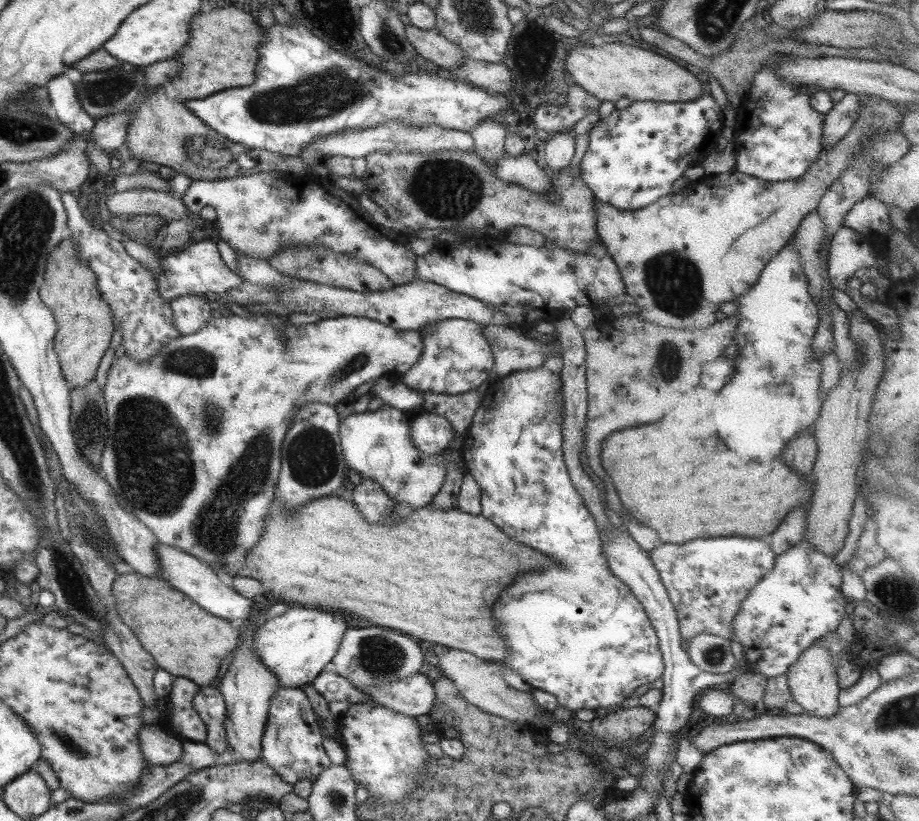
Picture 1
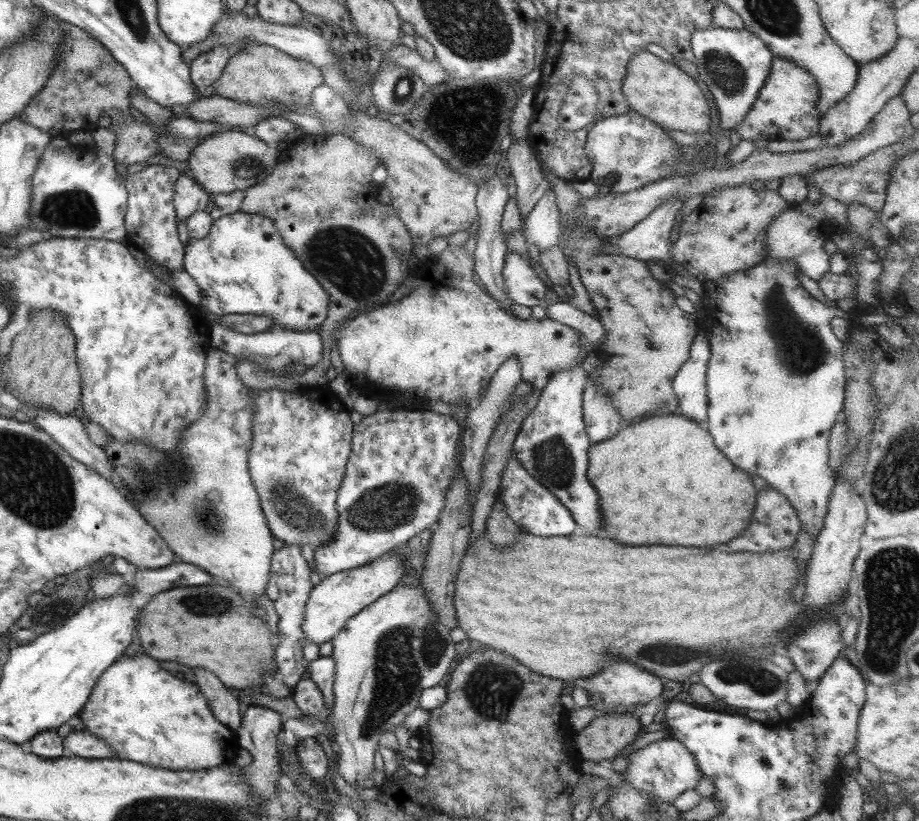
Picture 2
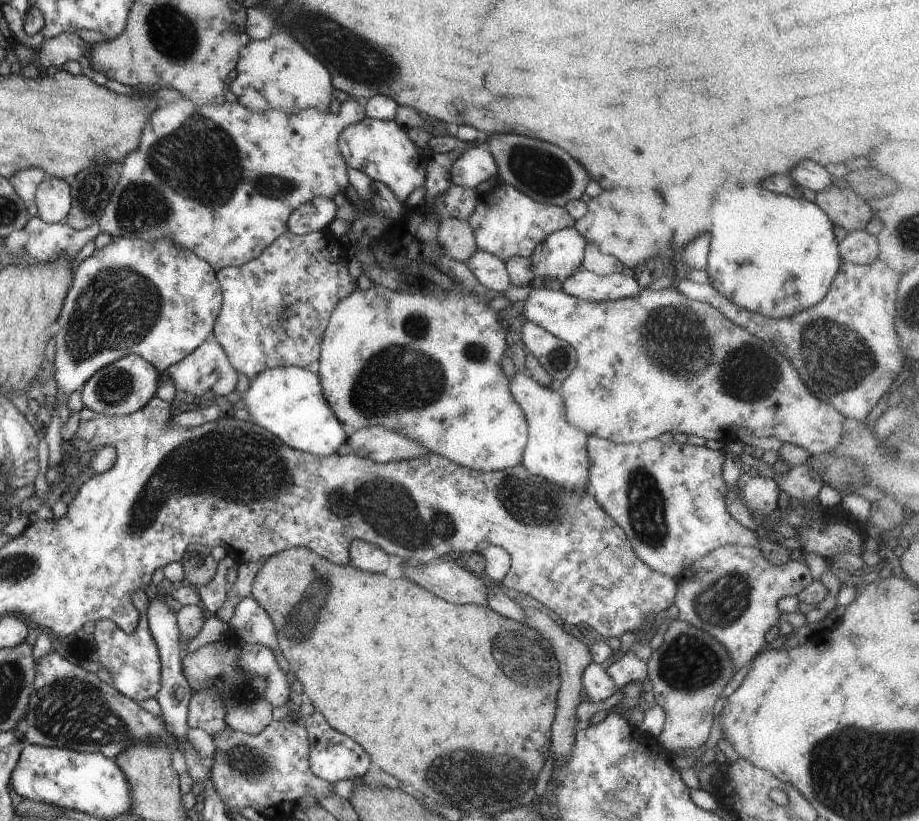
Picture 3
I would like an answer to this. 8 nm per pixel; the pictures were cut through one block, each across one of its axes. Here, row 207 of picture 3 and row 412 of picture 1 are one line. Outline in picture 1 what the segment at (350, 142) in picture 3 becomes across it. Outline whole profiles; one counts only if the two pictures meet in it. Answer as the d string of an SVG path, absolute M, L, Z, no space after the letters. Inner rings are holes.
M387 377L377 378L369 393L379 398L383 404L396 408L402 413L423 404L421 391L407 388L402 382L391 381Z

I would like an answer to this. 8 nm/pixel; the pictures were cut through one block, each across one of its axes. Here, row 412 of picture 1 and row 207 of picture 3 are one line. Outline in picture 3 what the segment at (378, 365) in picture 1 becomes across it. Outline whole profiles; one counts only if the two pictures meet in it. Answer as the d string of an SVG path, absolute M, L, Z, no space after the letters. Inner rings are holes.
M189 99L177 100L176 102L157 102L158 107L145 121L140 134L139 148L131 154L124 156L125 160L119 162L119 174L114 189L110 194L107 206L98 220L100 232L105 232L111 238L126 238L129 240L141 239L142 241L156 241L165 239L183 249L190 250L197 258L207 262L216 272L221 267L238 267L252 258L255 258L274 238L288 231L286 221L293 209L300 204L311 200L314 196L321 195L333 198L337 192L344 192L348 185L347 166L337 146L338 134L347 126L359 122L364 116L364 106L354 99L344 100L340 103L340 111L337 114L330 112L322 113L315 109L303 109L297 114L288 115L282 110L270 110L266 113L256 113L247 110L239 103L223 101L217 104L193 104Z

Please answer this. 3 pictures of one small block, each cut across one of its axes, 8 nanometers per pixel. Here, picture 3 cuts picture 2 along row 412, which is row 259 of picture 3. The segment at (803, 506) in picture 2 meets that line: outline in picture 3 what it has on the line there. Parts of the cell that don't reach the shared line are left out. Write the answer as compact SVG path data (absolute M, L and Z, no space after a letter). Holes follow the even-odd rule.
M757 186L733 188L715 196L711 206L711 242L706 256L709 284L727 300L769 318L783 318L813 306L827 294L842 260L834 237L834 224L814 202L773 194Z

